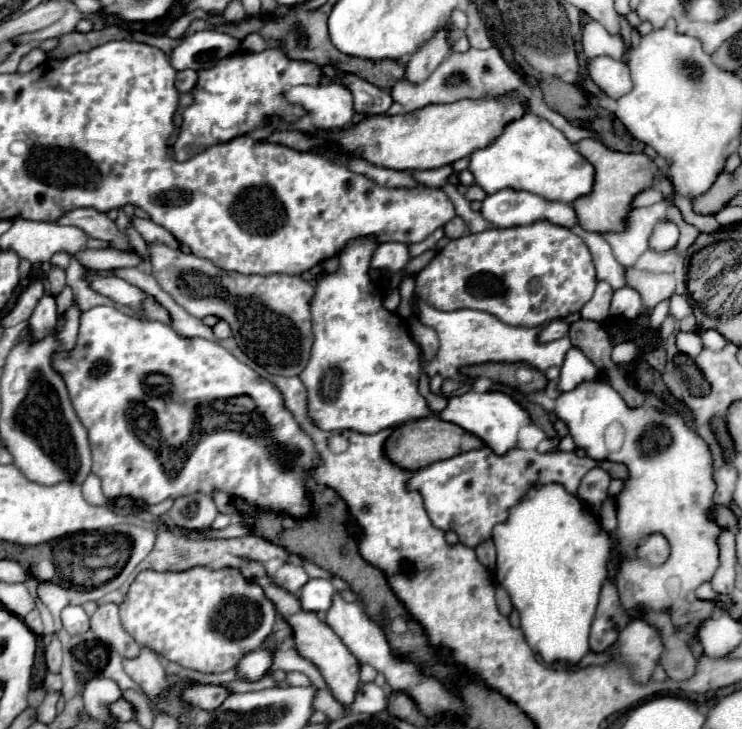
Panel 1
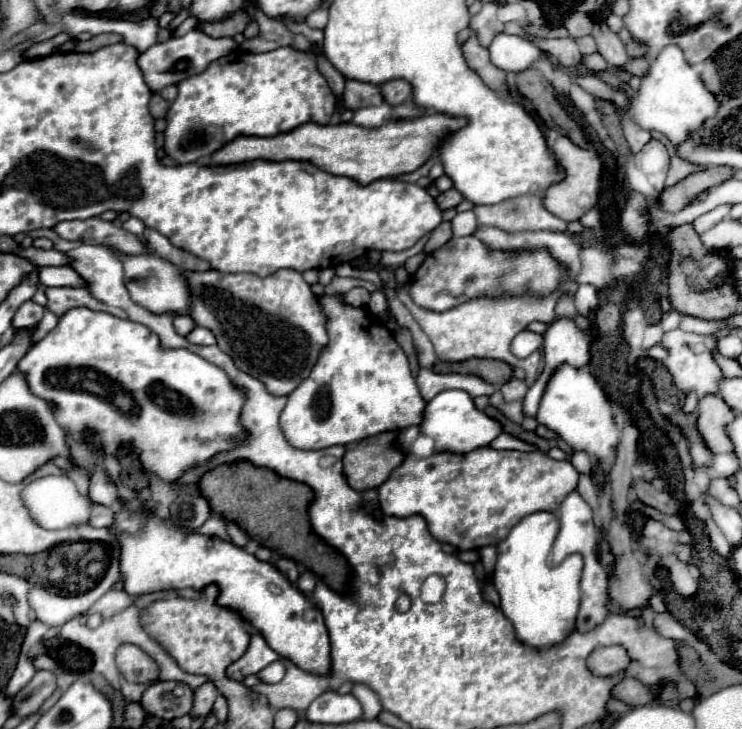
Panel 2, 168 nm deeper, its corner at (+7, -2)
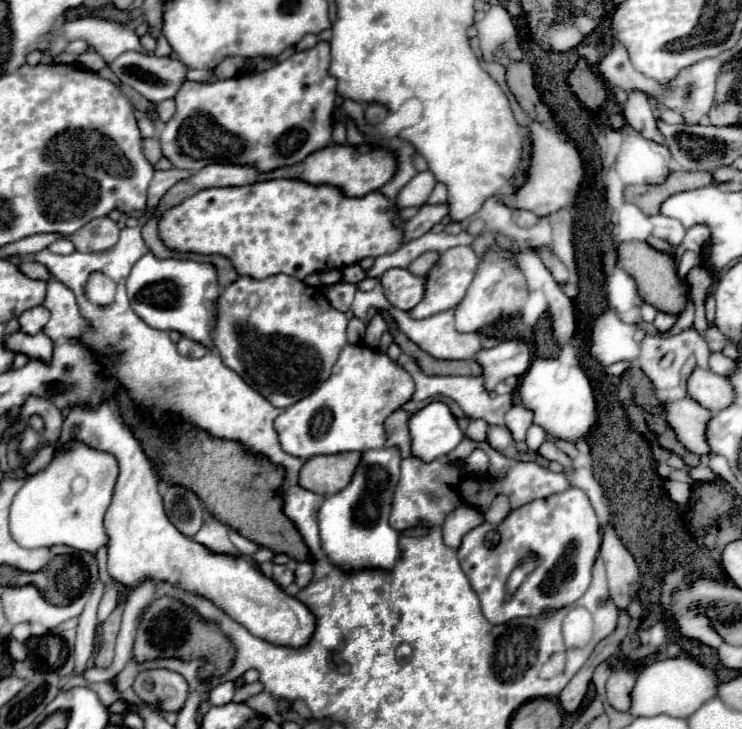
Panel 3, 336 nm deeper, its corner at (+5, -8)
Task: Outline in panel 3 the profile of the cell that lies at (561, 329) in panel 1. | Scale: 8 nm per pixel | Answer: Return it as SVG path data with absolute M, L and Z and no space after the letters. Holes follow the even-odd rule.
M505 340L495 348L481 350L477 362L483 366L485 388L493 390L509 376L523 376L531 366L531 352L523 340Z

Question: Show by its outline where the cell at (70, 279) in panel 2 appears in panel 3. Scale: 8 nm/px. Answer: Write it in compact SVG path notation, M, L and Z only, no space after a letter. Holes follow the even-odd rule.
M23 262L19 264L19 268L23 274L27 274L33 280L43 280L43 282L51 280L51 272L47 272L47 268L43 268L43 264L39 262Z

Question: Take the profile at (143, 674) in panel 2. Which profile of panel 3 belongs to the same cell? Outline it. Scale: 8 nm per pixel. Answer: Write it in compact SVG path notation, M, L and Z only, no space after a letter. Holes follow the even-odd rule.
M151 668L137 674L133 692L155 710L181 710L187 698L187 682L167 668Z

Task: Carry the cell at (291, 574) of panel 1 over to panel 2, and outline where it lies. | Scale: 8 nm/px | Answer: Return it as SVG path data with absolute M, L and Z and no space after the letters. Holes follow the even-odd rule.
M277 558L275 566L277 566L291 582L297 582L297 578L299 578L299 568L297 568L297 564L295 564L291 558Z

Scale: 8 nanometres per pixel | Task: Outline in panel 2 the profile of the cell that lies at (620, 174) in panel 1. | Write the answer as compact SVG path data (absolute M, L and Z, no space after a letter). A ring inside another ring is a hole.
M559 136L551 150L553 150L557 168L565 172L565 178L563 178L559 184L551 184L551 186L545 190L543 206L545 206L551 214L563 218L565 222L573 222L573 220L581 218L587 210L591 210L591 208L597 204L597 200L599 200L601 160L599 160L599 156L597 156L595 150L579 148L579 146L575 146L569 138L565 138L565 136Z

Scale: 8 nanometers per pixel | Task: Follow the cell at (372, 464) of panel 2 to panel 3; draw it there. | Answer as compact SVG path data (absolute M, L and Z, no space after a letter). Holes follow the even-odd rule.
M361 452L313 456L301 468L299 484L315 494L331 496L335 492L341 492L353 480L359 460L361 460Z

